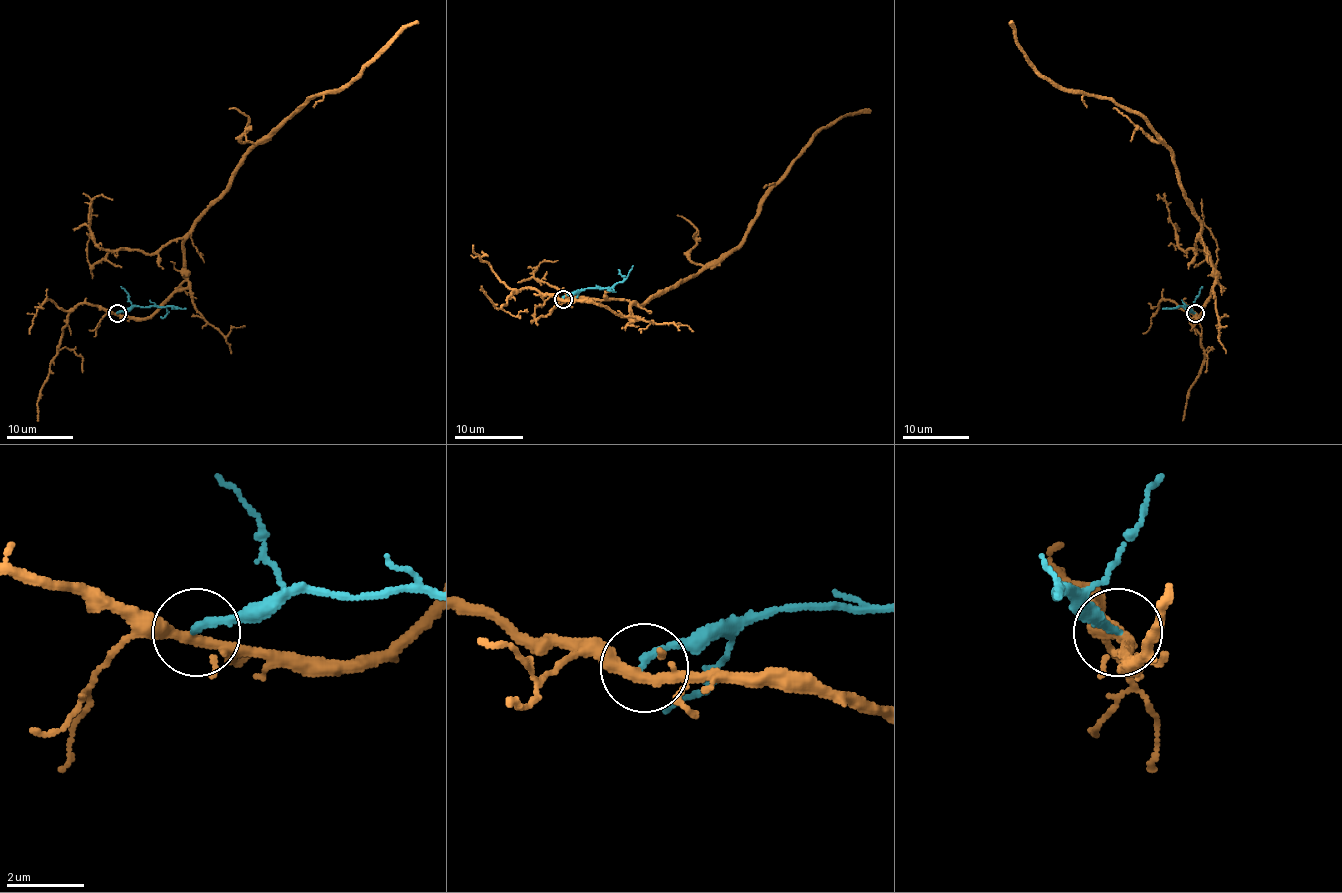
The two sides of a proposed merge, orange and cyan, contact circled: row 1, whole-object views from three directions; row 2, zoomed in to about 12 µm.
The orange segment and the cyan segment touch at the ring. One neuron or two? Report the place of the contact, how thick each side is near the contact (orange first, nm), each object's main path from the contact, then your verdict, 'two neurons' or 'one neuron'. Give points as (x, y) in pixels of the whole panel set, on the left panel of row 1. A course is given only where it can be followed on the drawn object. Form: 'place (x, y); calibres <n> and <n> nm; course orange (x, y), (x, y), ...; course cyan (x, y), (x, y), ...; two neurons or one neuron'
place (117, 313); calibres 260 and 200 nm; course orange (118, 313), (149, 318), (181, 292), (186, 233), (236, 165), (309, 97), (343, 88), (418, 20); course cyan (118, 313), (139, 307), (186, 308); two neurons

